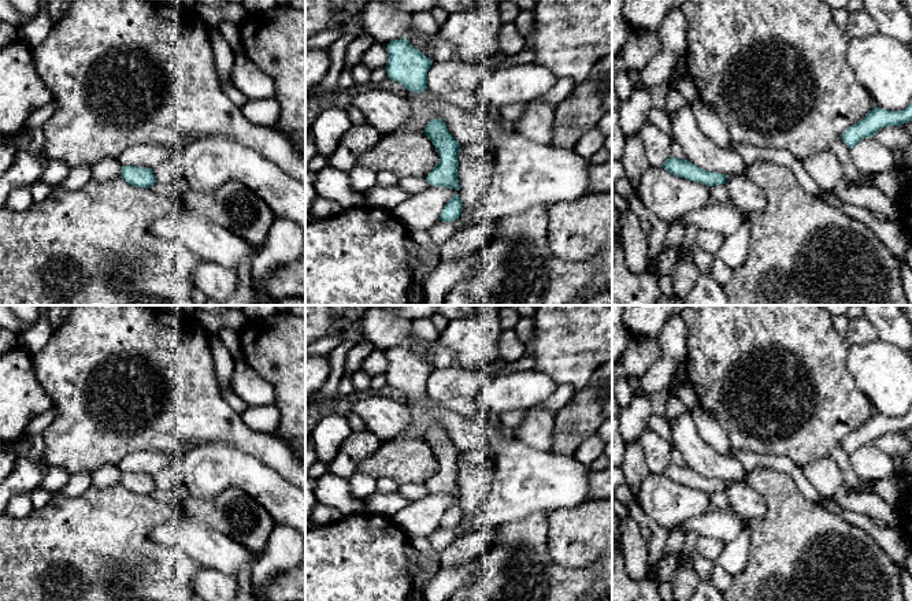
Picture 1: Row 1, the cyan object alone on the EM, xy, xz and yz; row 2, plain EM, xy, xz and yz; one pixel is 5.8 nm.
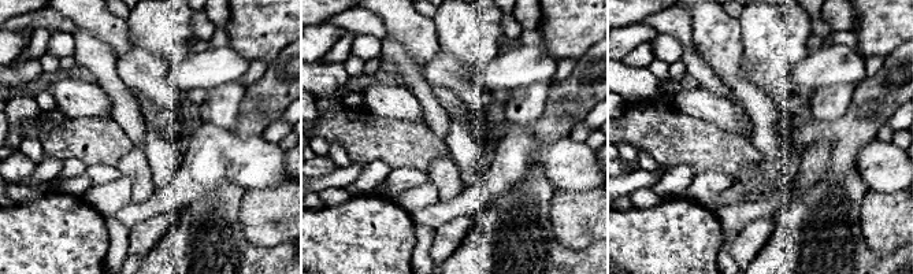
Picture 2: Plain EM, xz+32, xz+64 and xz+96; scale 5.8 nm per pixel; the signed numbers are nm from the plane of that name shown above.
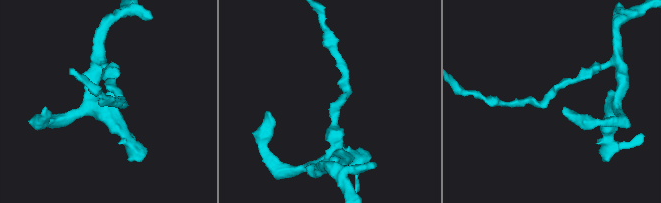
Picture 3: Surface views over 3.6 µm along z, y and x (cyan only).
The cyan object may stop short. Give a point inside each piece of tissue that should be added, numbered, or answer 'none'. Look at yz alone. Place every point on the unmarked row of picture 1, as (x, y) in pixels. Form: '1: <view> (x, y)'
none

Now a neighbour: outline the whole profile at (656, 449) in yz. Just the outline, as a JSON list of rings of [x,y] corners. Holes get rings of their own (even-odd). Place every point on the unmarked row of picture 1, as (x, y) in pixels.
[[[650,427],[641,433],[638,444],[652,472],[661,472],[671,464],[671,450],[674,449],[671,442]]]

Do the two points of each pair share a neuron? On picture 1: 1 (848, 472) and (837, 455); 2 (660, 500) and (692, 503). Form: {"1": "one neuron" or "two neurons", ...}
{"1": "one neuron", "2": "one neuron"}

